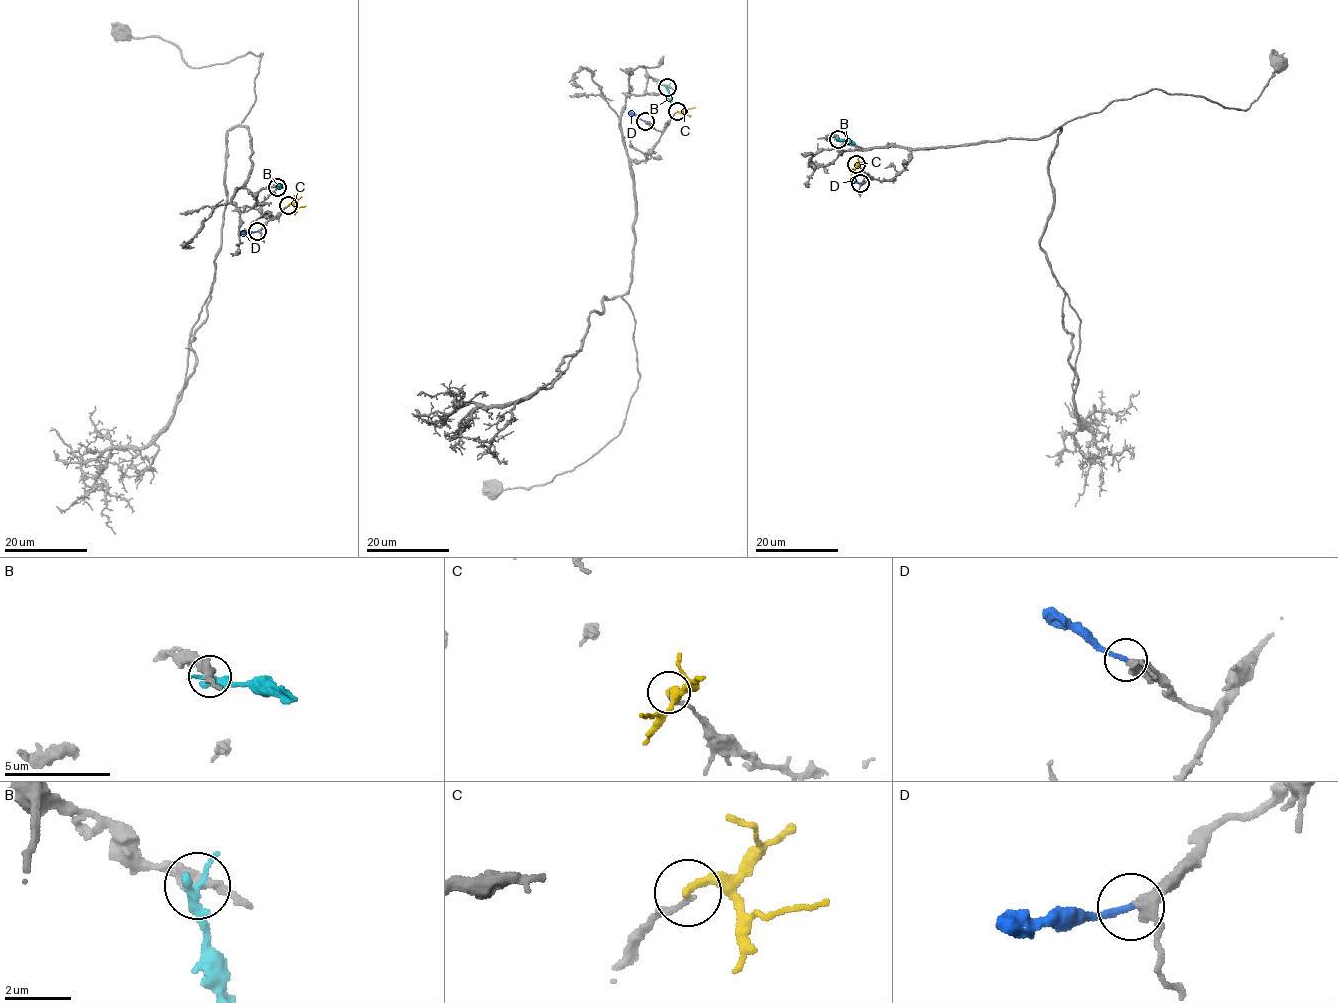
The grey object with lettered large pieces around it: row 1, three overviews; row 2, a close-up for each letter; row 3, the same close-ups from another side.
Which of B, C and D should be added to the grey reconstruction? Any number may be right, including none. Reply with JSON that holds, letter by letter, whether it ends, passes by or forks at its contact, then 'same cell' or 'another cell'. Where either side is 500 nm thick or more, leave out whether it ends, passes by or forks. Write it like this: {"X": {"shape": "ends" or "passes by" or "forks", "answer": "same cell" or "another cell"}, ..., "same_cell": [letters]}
{"B": {"shape": "ends", "answer": "another cell"}, "C": {"shape": "ends", "answer": "another cell"}, "D": {"shape": "ends", "answer": "same cell"}, "same_cell": ["D"]}

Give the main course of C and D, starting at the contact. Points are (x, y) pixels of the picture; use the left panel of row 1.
C: (289, 205), (306, 205)
D: (258, 231), (241, 232)

